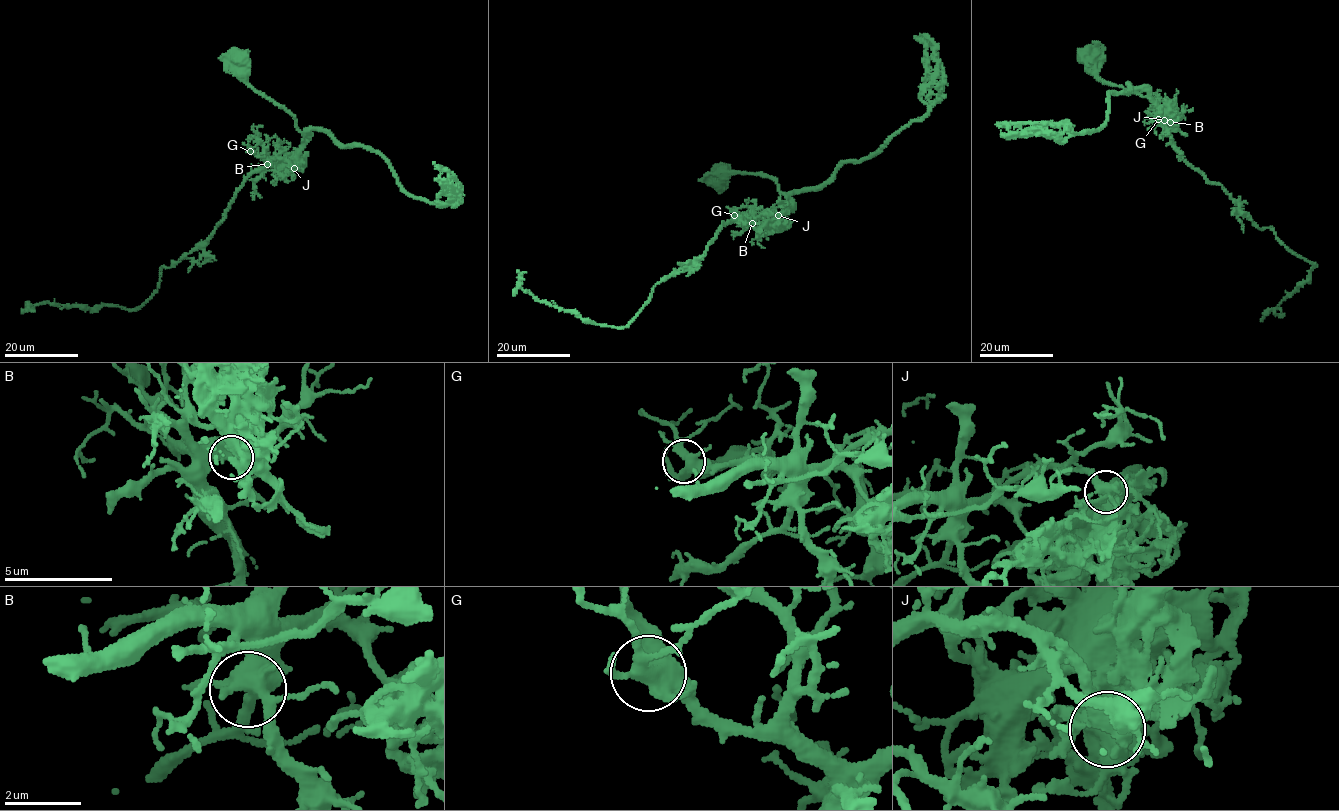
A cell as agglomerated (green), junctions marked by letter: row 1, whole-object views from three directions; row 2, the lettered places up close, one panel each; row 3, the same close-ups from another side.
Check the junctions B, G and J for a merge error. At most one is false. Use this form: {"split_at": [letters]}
{"split_at": ["J"]}

